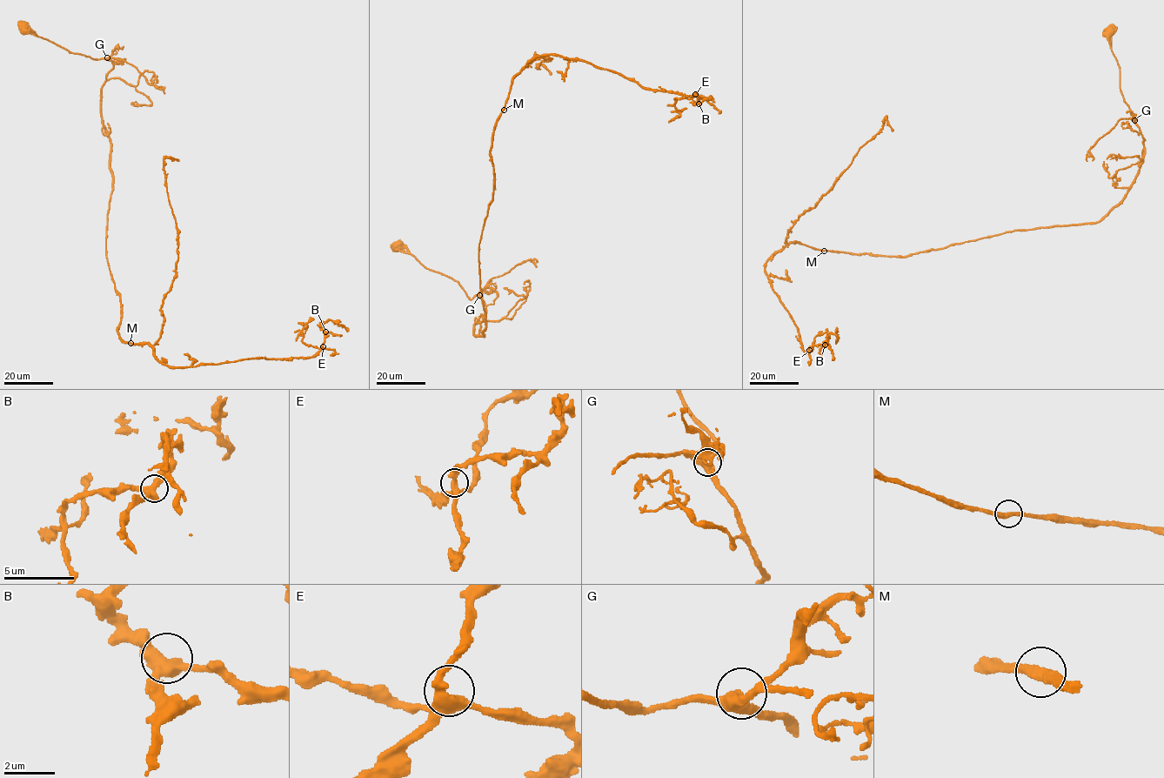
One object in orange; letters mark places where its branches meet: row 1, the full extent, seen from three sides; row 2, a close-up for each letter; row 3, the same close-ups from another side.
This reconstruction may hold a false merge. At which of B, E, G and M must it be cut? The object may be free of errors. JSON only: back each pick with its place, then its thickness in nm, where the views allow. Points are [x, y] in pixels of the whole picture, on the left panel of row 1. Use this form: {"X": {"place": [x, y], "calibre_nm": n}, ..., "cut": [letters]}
{"cut": []}

